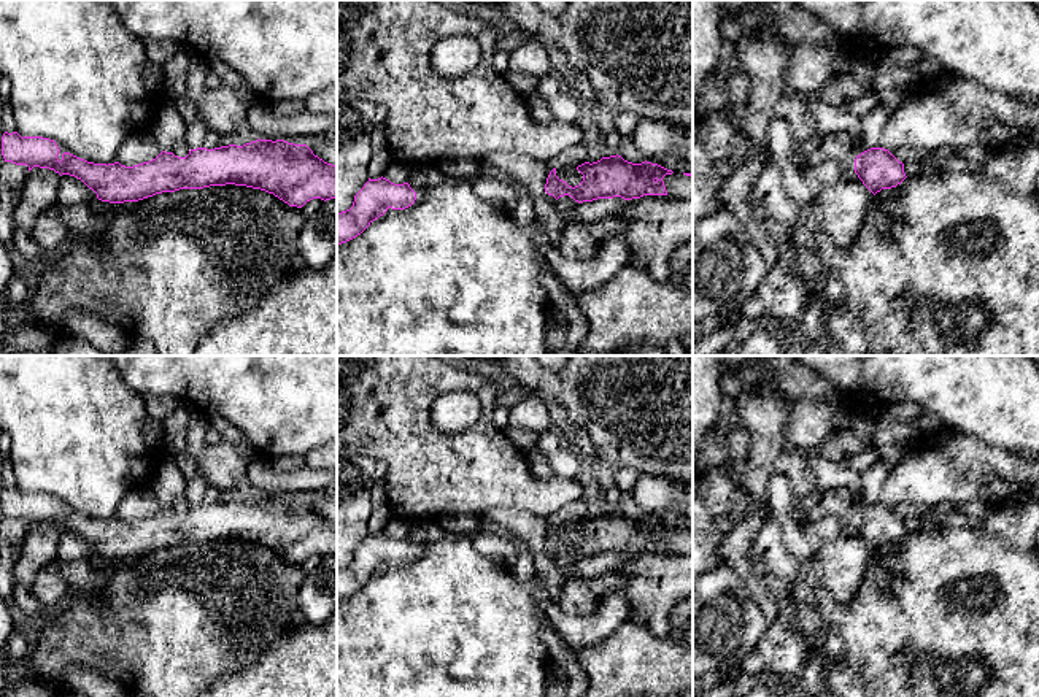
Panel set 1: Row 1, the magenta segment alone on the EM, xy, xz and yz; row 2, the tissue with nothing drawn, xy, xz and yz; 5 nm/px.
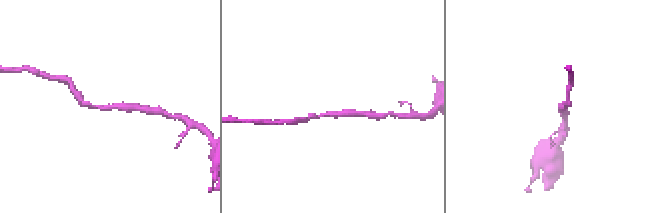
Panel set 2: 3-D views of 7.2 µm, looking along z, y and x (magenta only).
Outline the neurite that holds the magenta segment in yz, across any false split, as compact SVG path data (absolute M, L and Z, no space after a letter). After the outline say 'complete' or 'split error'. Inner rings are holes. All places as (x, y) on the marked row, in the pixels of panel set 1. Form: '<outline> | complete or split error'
M871 148L856 156L855 173L874 195L882 189L896 187L907 178L904 164L883 148Z | complete

